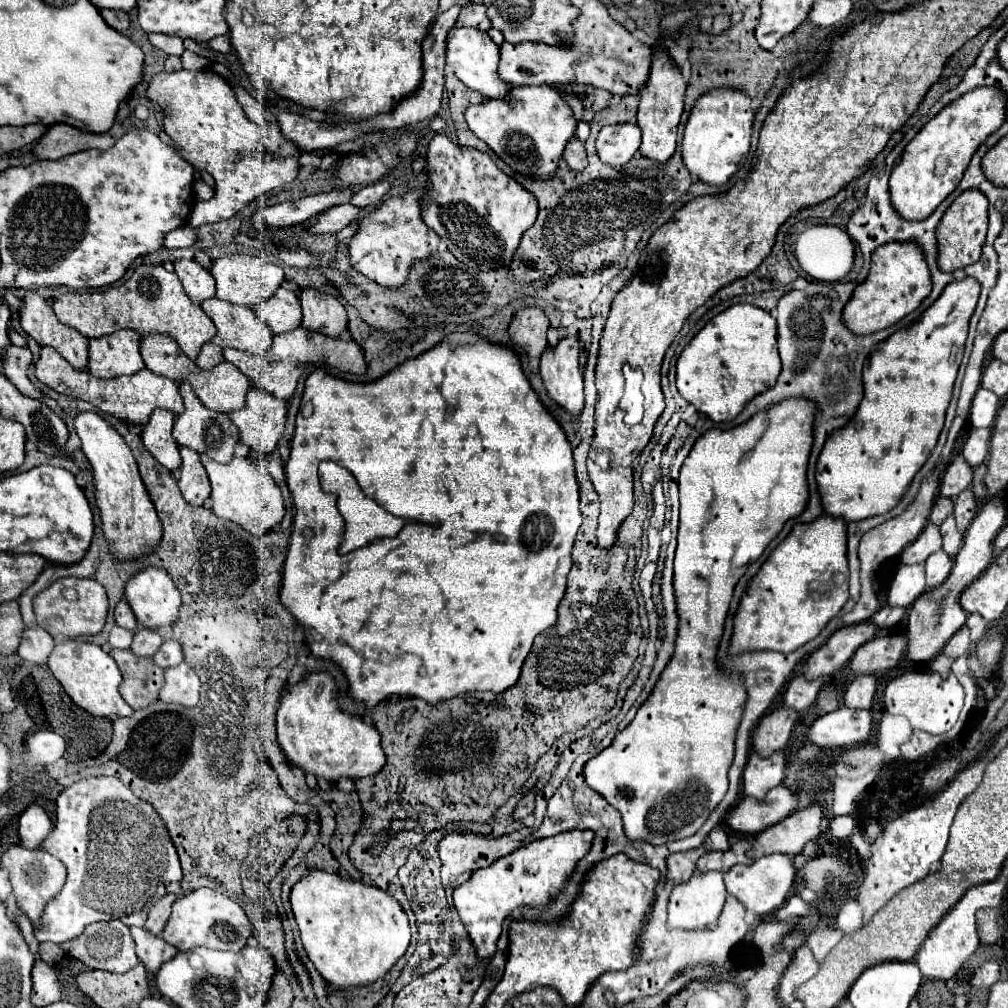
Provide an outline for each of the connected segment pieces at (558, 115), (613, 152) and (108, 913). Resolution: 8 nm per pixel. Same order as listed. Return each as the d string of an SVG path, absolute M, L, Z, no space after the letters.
M548 85L514 87L510 91L510 101L484 101L470 105L466 109L466 121L470 131L482 139L506 165L532 179L554 177L558 161L578 125L568 103L562 101L560 93Z
M610 125L602 127L598 139L596 139L596 151L602 163L610 167L622 167L626 165L640 145L638 125Z
M88 777L76 781L60 793L56 803L56 825L42 841L42 849L66 865L68 877L34 927L38 941L64 943L78 937L90 923L142 911L146 889L152 897L160 883L182 879L180 859L164 821L120 779Z

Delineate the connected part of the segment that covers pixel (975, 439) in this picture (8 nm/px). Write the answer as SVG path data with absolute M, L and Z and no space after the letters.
M974 429L972 435L968 437L966 445L964 445L964 459L972 465L978 467L986 455L988 455L988 445L990 445L990 429Z

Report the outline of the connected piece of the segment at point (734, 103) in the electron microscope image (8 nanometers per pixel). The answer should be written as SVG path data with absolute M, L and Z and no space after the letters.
M716 89L702 95L692 109L680 145L686 169L706 185L724 185L738 171L742 159L750 151L752 121L754 111L750 107L750 97L746 97L744 93Z

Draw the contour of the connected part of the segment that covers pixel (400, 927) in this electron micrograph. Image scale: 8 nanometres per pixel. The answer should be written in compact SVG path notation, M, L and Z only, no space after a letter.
M310 871L290 893L290 905L308 959L328 985L338 989L366 987L382 979L406 953L408 917L386 891L326 871Z

